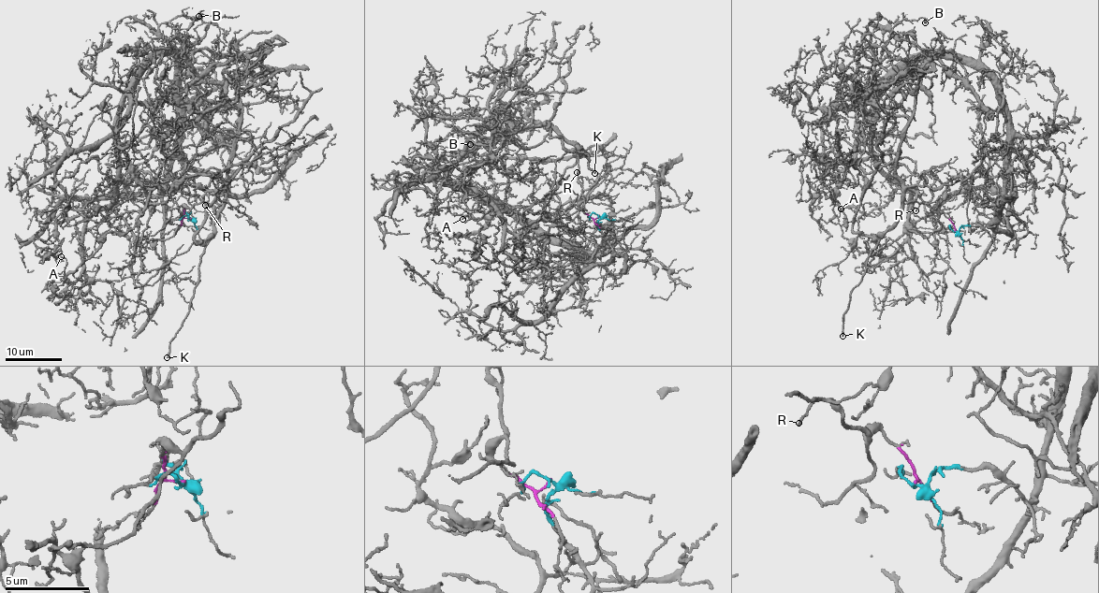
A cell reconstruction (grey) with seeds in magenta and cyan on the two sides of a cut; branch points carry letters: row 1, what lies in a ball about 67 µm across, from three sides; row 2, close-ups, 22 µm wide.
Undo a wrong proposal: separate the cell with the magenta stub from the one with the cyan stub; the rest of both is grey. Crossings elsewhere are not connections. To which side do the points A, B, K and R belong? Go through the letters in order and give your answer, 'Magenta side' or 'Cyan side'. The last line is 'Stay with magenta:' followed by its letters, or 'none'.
A: Cyan side
B: Magenta side
K: Magenta side
R: Magenta side
Stay with magenta: B, K, R

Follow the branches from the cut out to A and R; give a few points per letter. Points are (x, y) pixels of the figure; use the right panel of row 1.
A: (955, 230), (994, 235), (1007, 123), (997, 84), (945, 57), (873, 112), (909, 238), (861, 252), (840, 208)
R: (955, 230), (943, 212), (939, 215), (932, 213), (925, 203), (915, 210)

